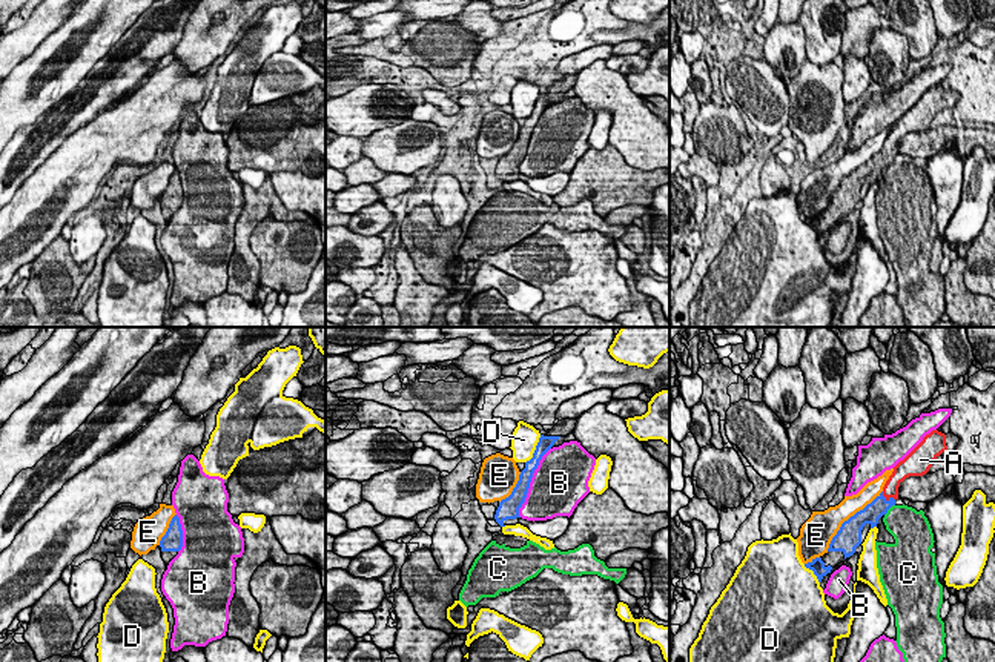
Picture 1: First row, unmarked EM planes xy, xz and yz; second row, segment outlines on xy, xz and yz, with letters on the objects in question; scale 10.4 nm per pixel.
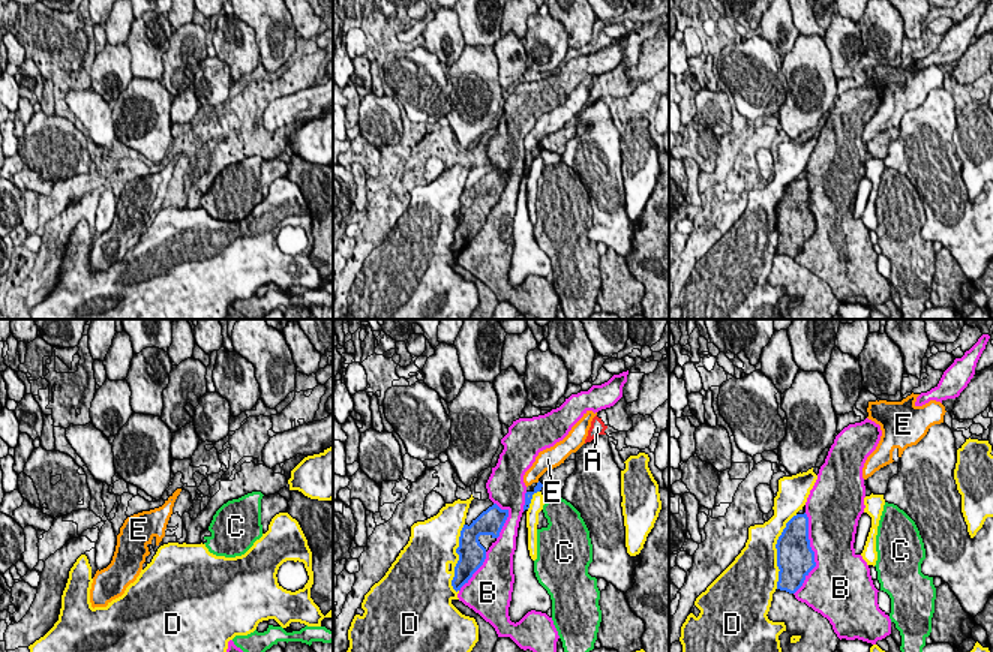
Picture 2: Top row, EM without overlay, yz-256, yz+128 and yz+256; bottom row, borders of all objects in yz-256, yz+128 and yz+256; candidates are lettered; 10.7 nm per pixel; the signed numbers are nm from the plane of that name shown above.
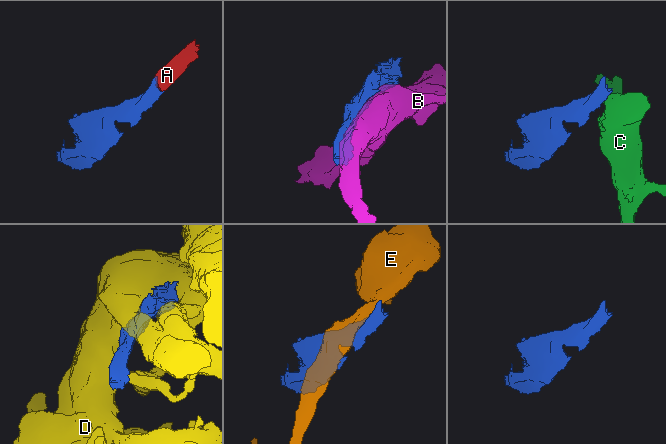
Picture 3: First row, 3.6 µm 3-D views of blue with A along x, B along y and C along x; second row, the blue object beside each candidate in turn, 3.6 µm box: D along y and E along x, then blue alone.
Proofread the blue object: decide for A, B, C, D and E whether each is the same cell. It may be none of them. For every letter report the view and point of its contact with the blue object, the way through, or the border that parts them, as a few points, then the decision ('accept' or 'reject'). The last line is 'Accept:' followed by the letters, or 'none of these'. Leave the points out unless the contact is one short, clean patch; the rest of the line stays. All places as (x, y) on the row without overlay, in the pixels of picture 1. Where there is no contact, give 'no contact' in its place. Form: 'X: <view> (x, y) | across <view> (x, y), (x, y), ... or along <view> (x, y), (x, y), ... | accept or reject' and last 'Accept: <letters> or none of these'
A: yz (889, 154) | across yz (871, 169), (889, 154), (891, 143) | accept
B: xz (530, 137) | reject
C: yz (888, 165) | along yz (894, 160), (885, 171) | reject
D: xz (536, 105) | reject
E: yz (849, 174) | reject
Accept: A

